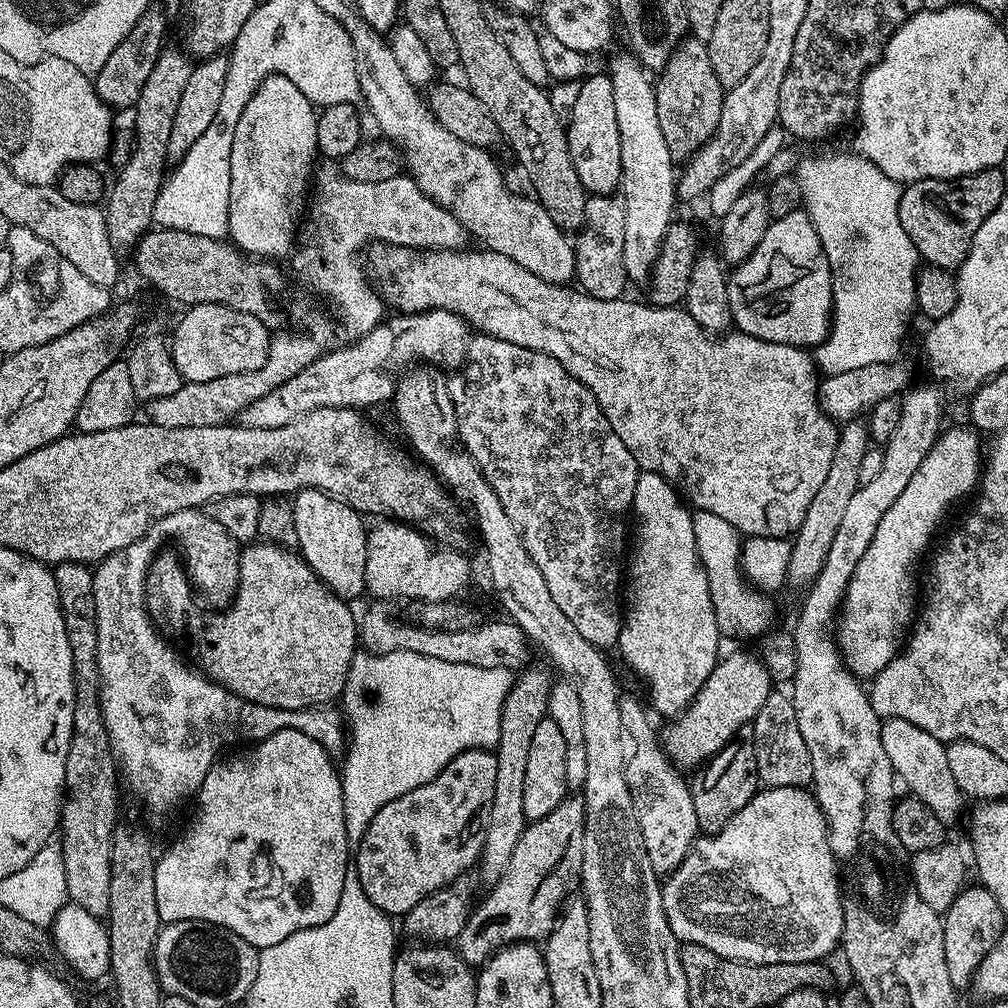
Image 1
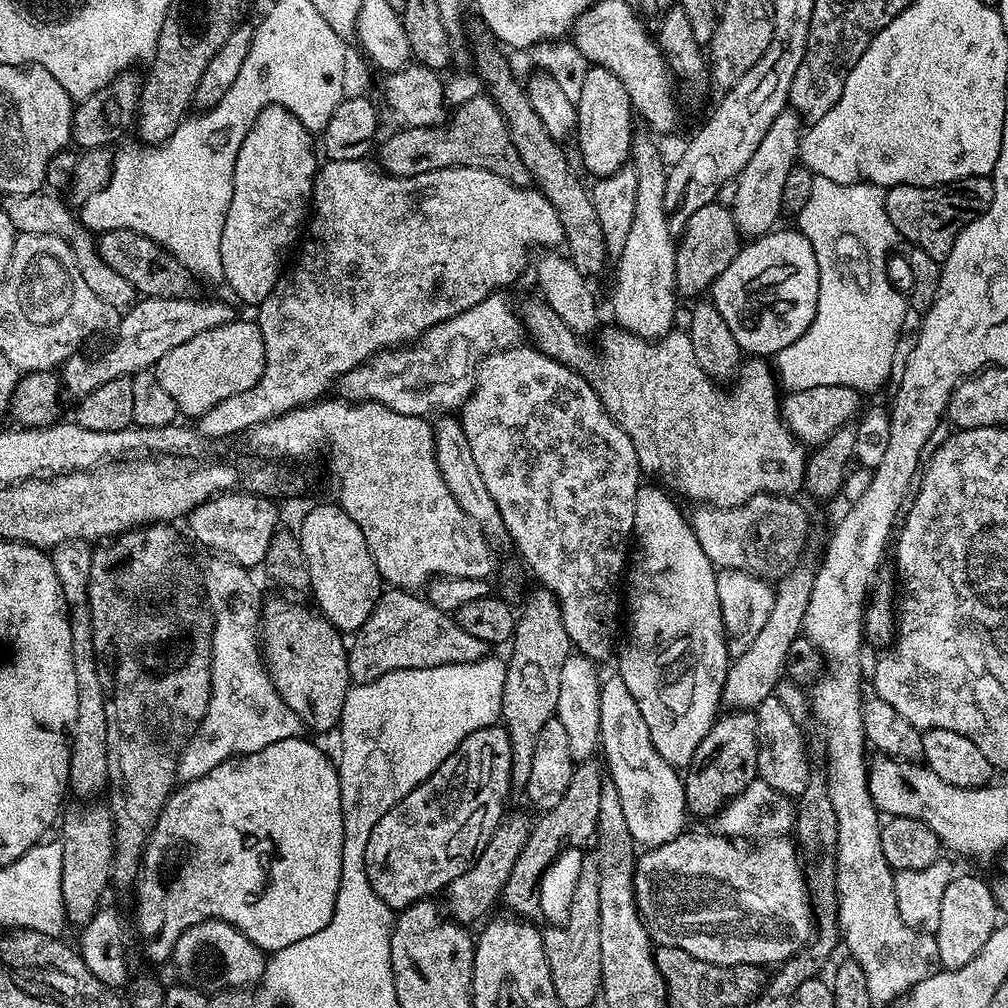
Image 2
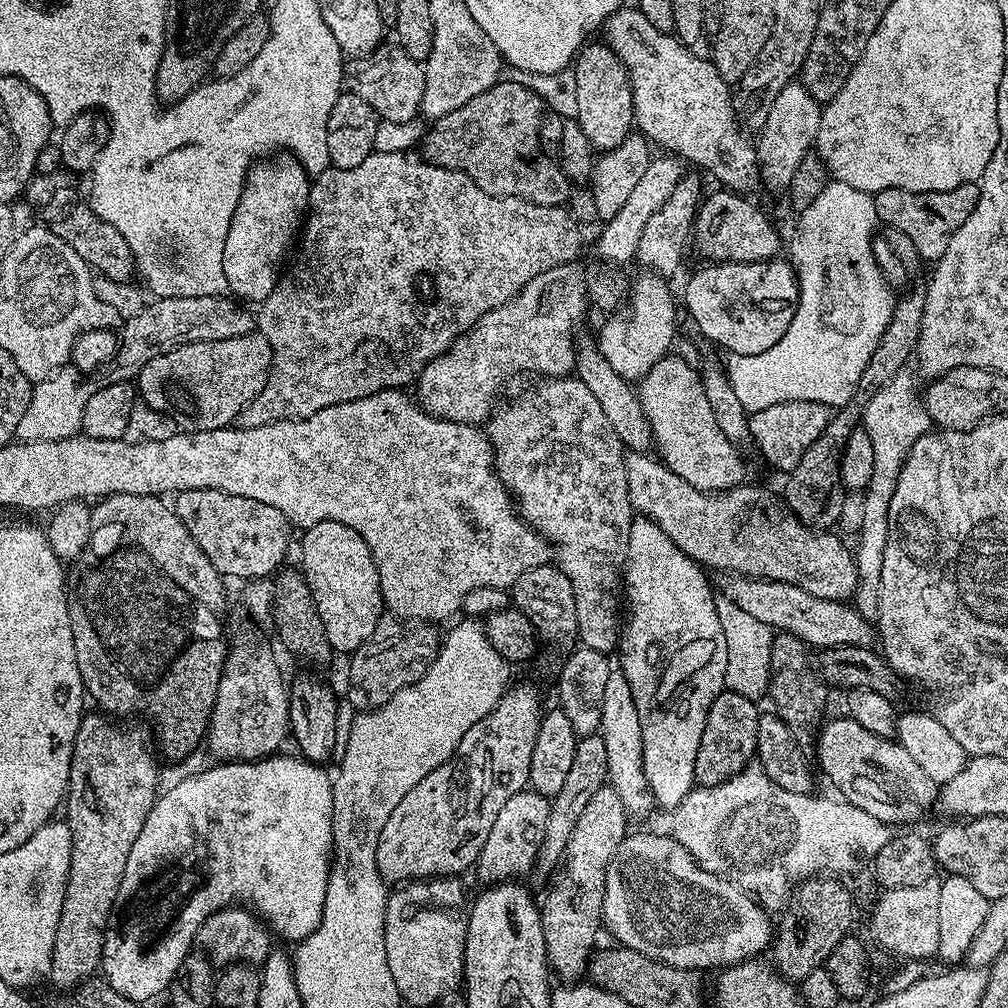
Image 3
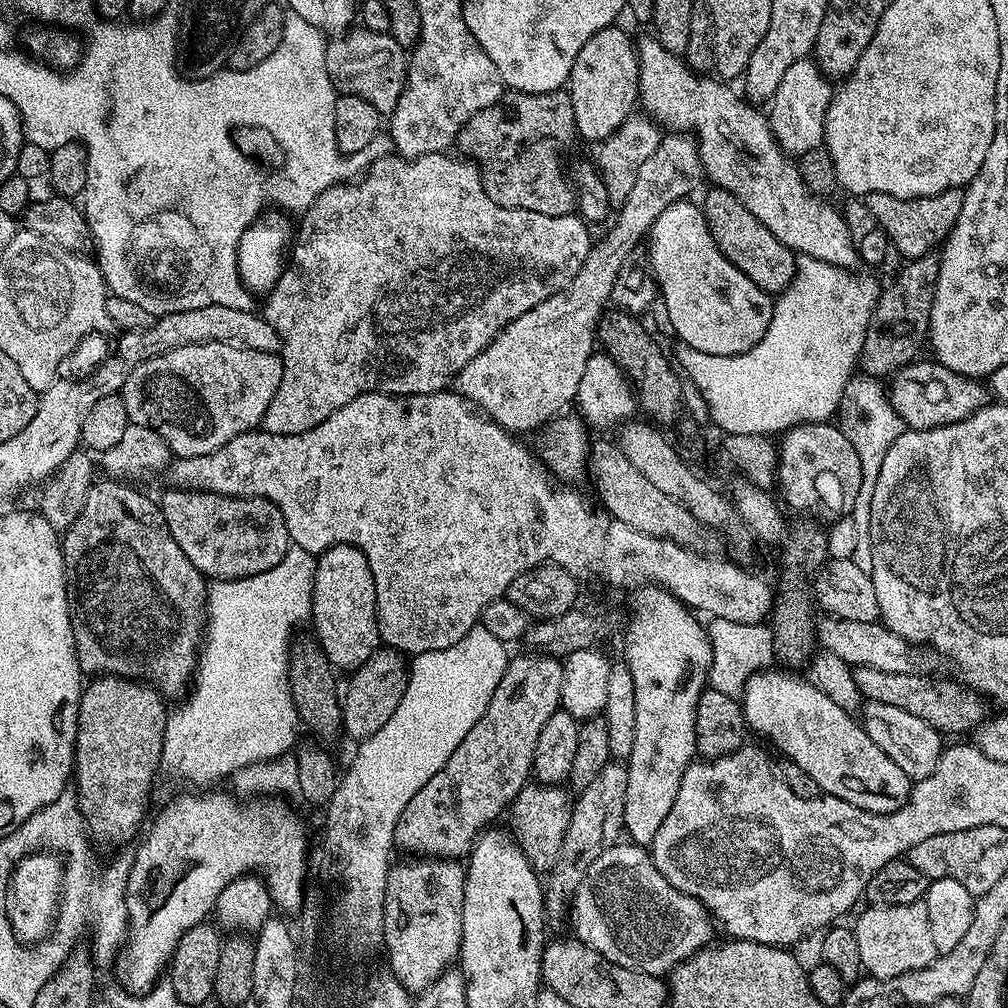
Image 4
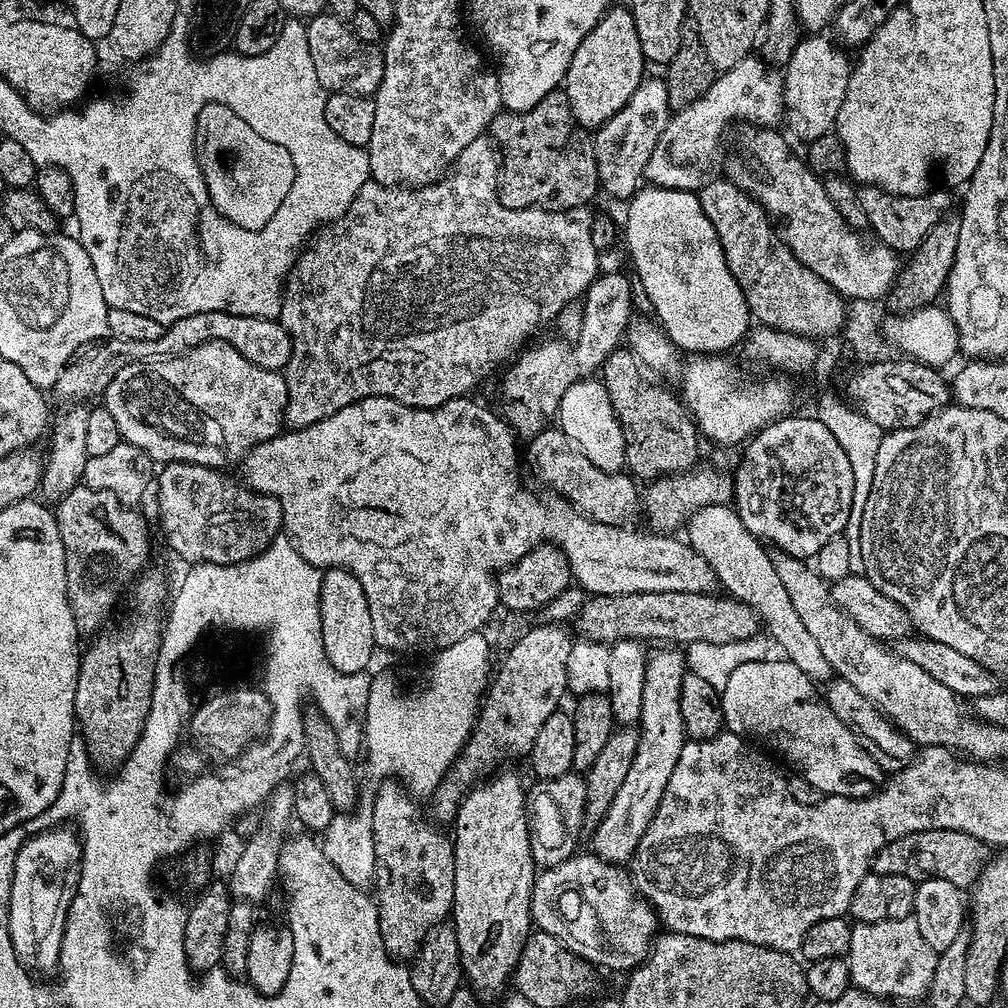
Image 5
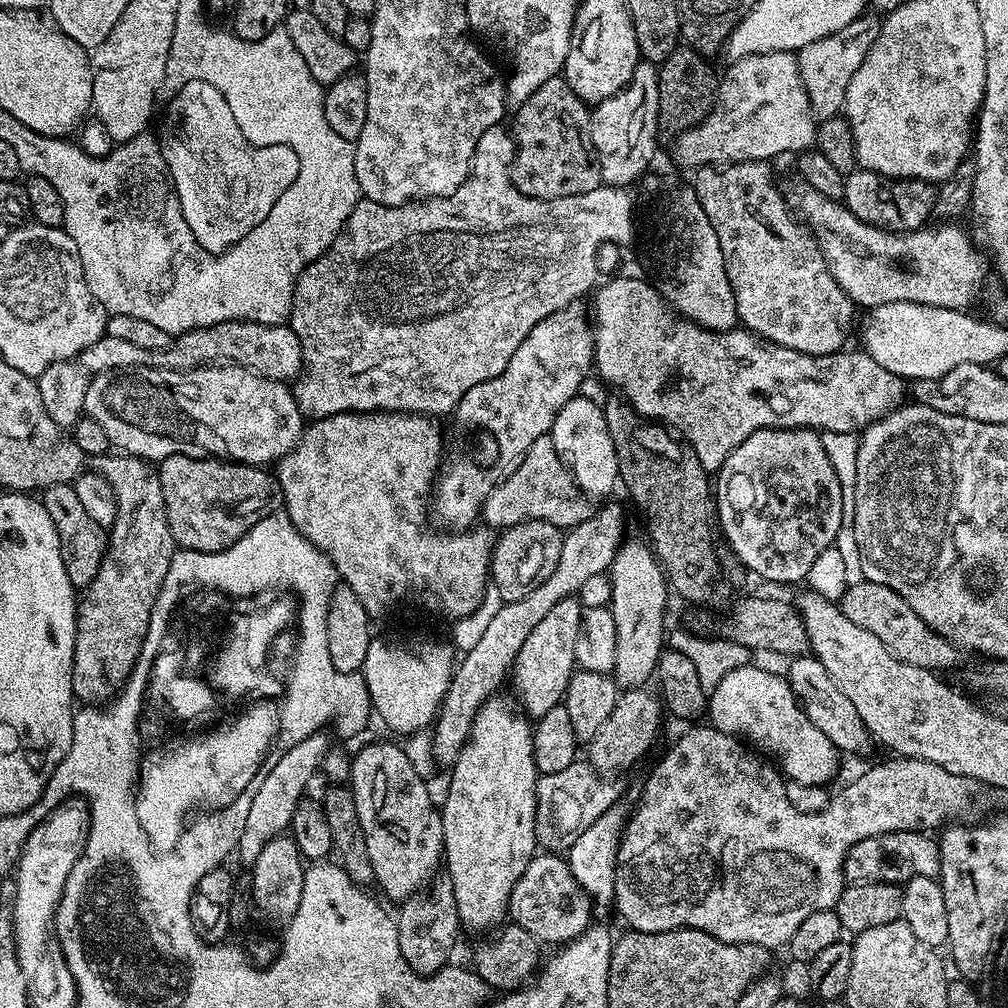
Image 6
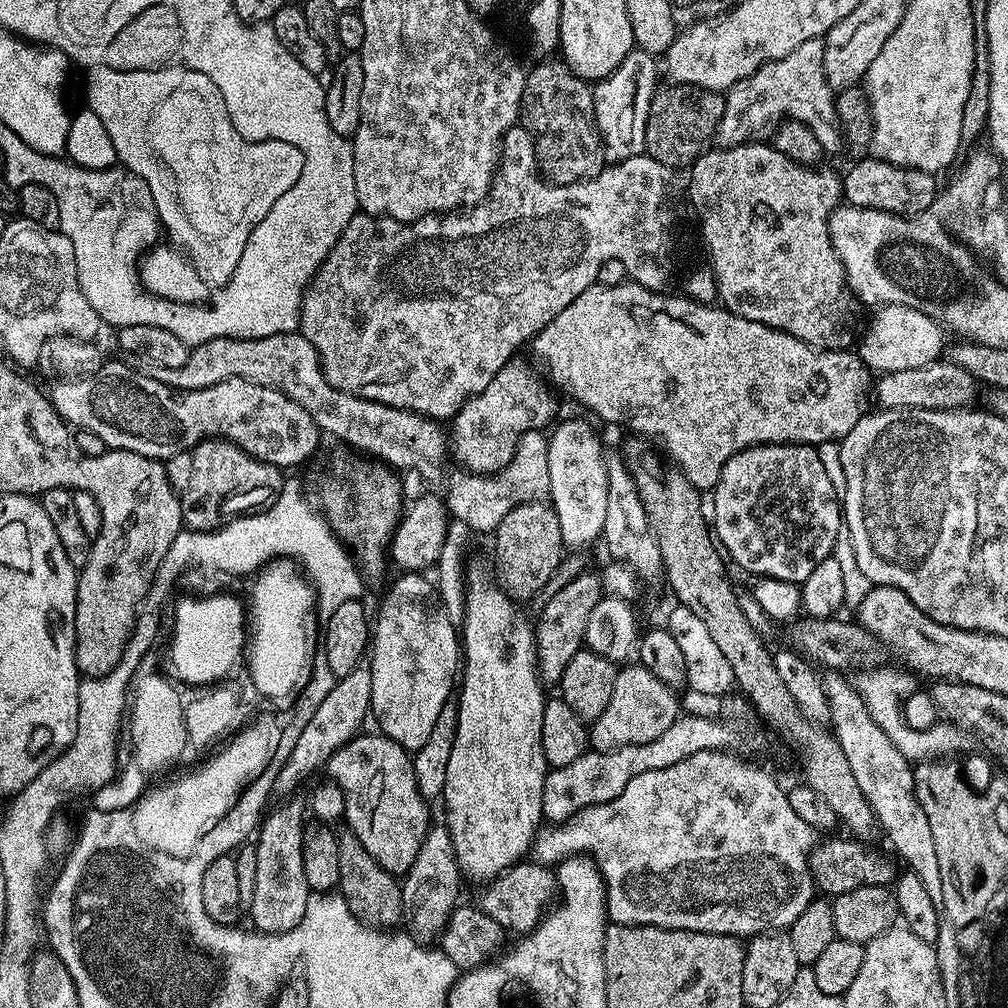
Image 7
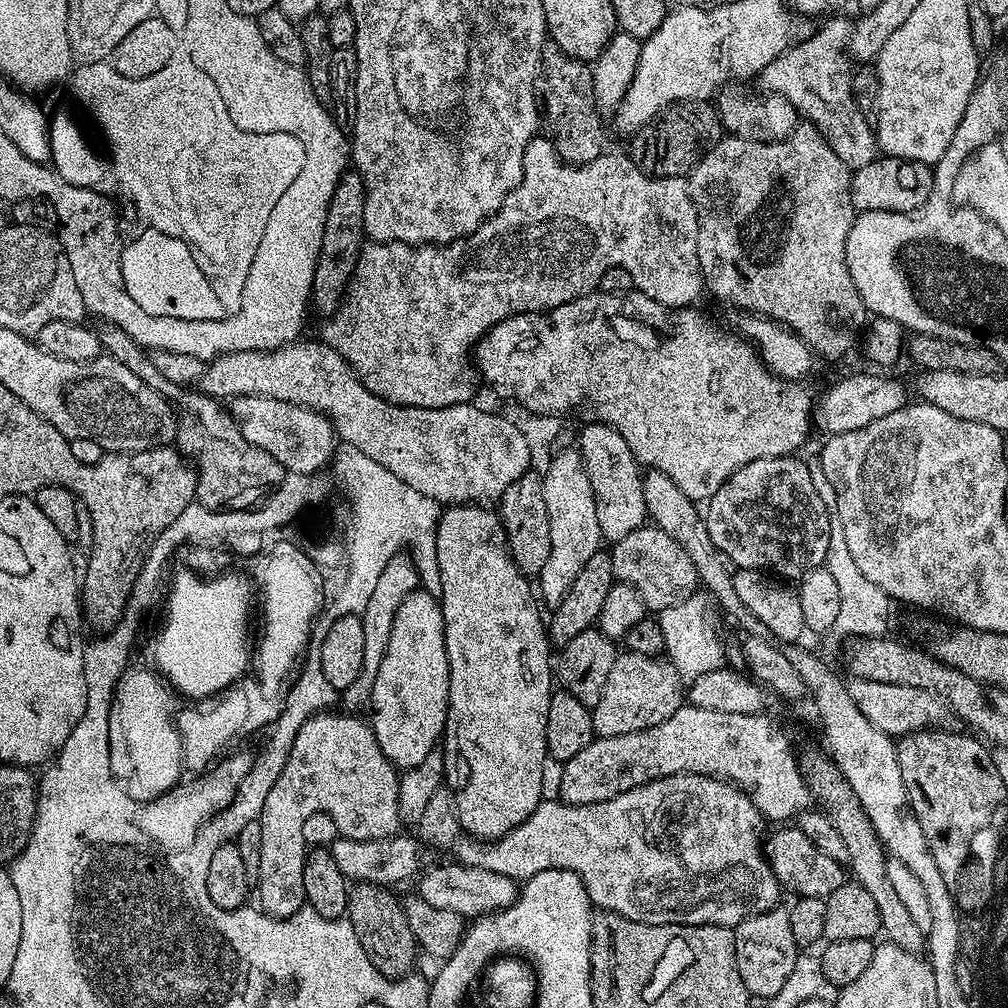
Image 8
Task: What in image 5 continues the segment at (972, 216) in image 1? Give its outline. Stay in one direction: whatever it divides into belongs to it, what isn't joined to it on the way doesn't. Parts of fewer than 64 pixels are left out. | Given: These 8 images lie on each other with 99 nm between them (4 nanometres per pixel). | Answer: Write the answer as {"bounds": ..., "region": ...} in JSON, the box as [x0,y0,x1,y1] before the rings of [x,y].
{"bounds":[859,186,953,254],"region":[[[864,186],[859,189],[862,211],[868,219],[868,228],[875,239],[897,254],[910,254],[930,234],[930,230],[948,212],[953,211],[952,196],[948,190],[933,190],[917,196],[899,196],[880,188]]]}

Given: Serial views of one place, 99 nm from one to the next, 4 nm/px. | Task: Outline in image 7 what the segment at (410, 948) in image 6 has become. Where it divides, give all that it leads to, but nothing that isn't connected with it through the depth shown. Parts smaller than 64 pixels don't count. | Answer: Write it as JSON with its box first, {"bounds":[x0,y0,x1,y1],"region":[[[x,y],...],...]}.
{"bounds":[400,823,462,942],"region":[[[433,823],[424,836],[422,846],[418,850],[418,858],[414,858],[410,870],[403,873],[400,885],[406,928],[413,938],[421,942],[432,942],[439,937],[452,909],[457,907],[460,880],[462,881],[462,873],[447,827],[443,823]]]}

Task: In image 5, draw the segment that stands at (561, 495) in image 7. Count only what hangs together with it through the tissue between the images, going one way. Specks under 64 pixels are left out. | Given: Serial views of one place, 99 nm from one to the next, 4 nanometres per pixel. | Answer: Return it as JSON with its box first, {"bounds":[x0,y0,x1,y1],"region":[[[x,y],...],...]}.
{"bounds":[558,379,625,472],"region":[[[599,379],[574,382],[574,386],[562,394],[558,427],[571,438],[573,445],[586,458],[590,458],[590,462],[594,462],[594,466],[598,466],[598,470],[619,472],[625,467],[622,426],[614,414],[614,406],[610,406],[610,394],[606,394],[606,386]]]}

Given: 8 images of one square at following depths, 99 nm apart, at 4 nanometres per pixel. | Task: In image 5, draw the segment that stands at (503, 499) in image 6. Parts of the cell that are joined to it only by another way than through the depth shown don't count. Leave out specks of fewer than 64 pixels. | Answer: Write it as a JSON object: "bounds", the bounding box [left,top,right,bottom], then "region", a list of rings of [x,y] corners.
{"bounds":[527,426,638,526],"region":[[[558,426],[543,428],[527,445],[528,456],[536,463],[536,472],[553,488],[553,493],[562,494],[577,512],[583,512],[590,520],[617,526],[628,522],[638,512],[637,481],[631,475],[619,472],[603,472],[586,458],[583,452],[574,450],[570,437]]]}

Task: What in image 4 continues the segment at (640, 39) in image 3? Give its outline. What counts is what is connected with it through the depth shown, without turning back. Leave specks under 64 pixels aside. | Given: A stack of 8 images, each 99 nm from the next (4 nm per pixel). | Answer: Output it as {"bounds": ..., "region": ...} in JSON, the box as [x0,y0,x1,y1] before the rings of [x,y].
{"bounds":[638,39,857,268],"region":[[[658,39],[639,41],[638,55],[639,107],[661,129],[676,134],[694,133],[700,145],[704,175],[709,181],[713,180],[715,187],[734,194],[738,202],[793,253],[837,264],[839,268],[857,267],[857,245],[846,226],[843,211],[809,192],[799,167],[781,150],[767,115],[759,112],[755,103],[745,99],[737,89],[736,93],[731,83],[701,75],[688,65],[683,55],[672,52]]]}

